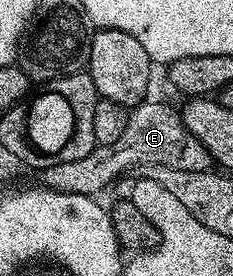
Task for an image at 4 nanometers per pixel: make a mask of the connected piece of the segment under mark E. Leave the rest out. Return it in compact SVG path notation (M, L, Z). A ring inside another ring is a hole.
M146 100L130 111L126 131L114 144L97 145L80 160L52 165L42 171L42 185L69 195L94 197L100 195L99 192L125 170L149 164L163 164L164 167L179 168L180 171L205 171L212 167L213 161L200 140L189 133L175 106Z

